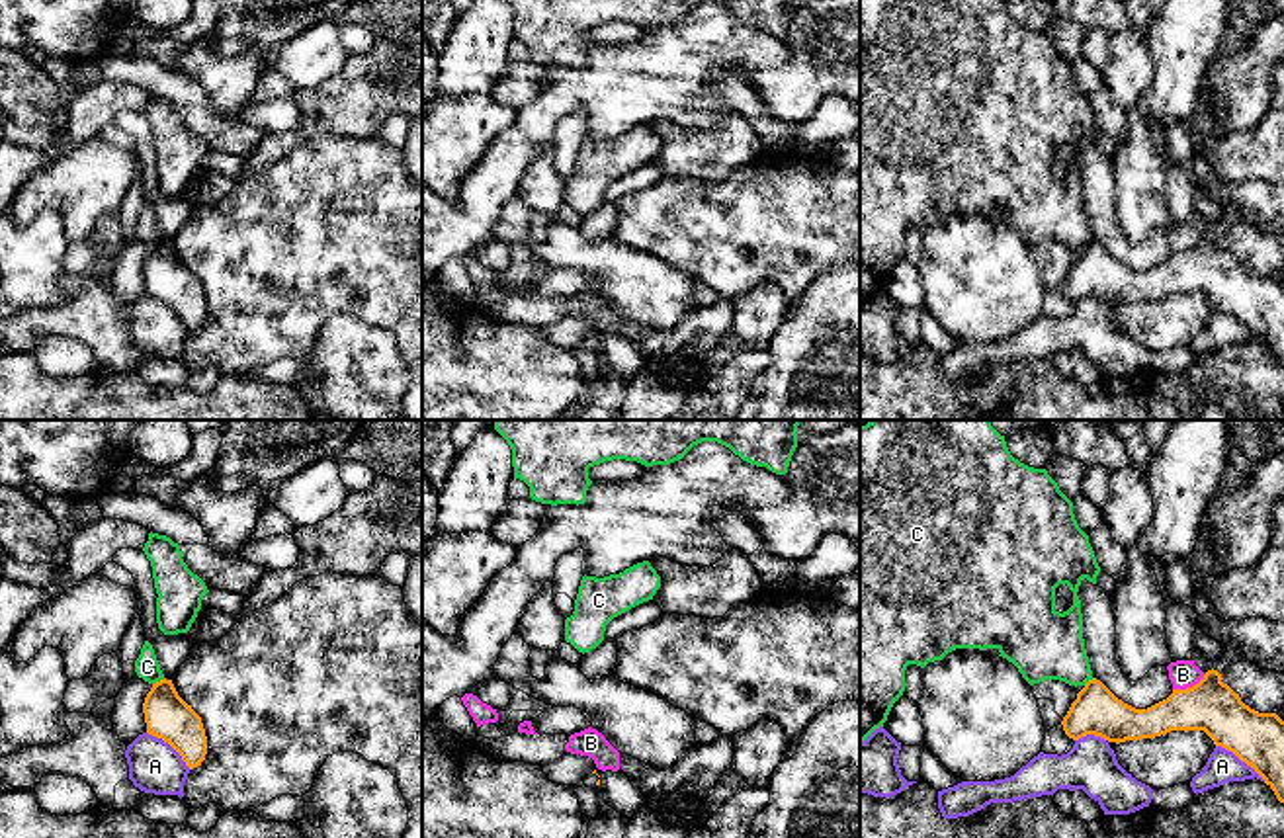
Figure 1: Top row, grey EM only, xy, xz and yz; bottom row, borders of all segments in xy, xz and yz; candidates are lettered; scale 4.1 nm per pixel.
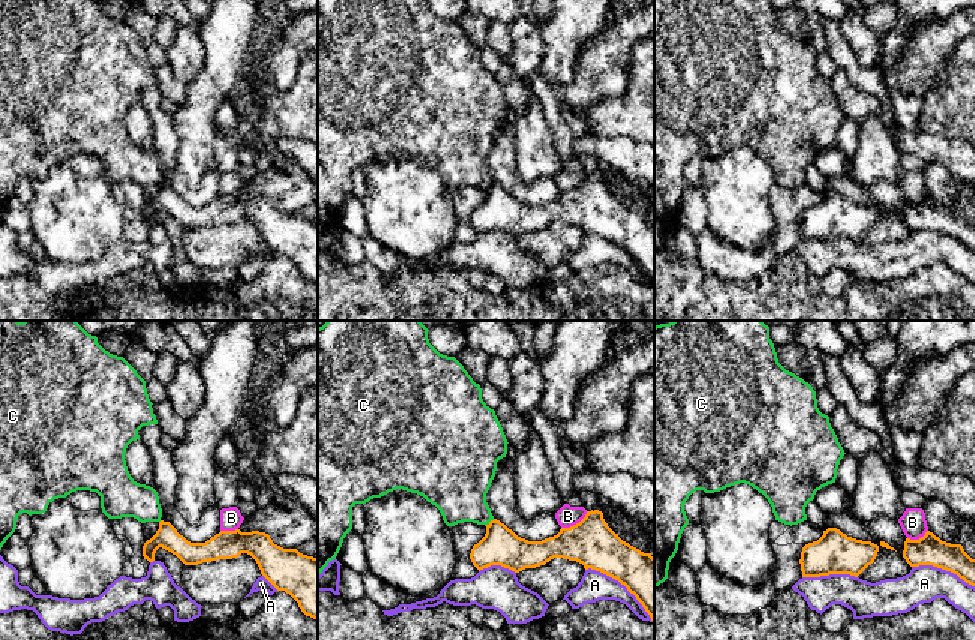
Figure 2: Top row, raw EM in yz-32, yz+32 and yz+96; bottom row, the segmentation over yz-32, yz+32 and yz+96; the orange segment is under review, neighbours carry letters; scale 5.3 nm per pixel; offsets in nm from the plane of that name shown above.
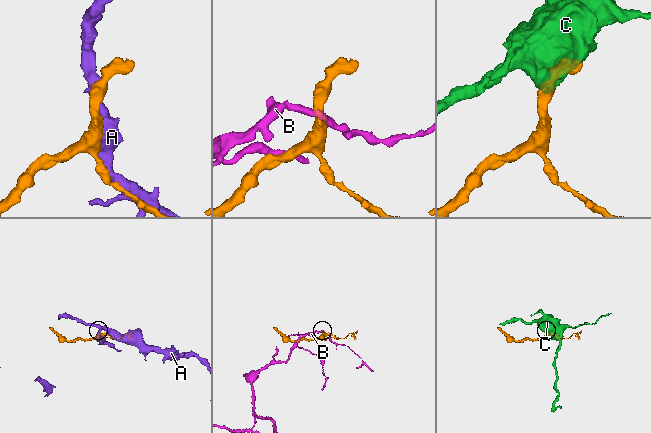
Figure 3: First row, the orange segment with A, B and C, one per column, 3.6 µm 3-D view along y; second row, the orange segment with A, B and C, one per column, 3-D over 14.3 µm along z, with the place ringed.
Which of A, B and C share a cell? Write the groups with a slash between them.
A / B / C

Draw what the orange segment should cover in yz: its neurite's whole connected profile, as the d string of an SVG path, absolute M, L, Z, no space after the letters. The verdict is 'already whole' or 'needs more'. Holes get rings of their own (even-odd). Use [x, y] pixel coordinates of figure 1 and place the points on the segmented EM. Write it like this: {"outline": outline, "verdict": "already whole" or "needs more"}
{"outline": "M1214 668L1196 686L1173 690L1147 709L1124 703L1092 678L1077 693L1061 725L1073 740L1094 734L1116 744L1171 731L1204 731L1216 746L1251 766L1284 803L1284 721L1276 713L1245 705Z", "verdict": "already whole"}

